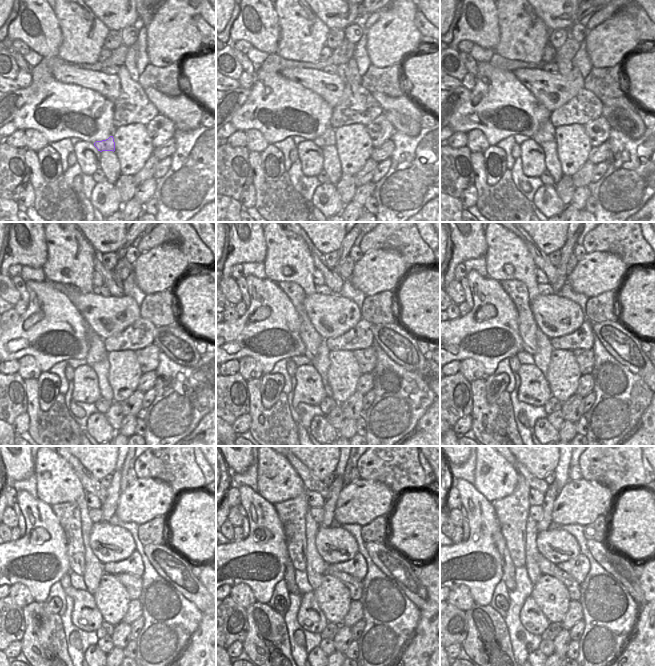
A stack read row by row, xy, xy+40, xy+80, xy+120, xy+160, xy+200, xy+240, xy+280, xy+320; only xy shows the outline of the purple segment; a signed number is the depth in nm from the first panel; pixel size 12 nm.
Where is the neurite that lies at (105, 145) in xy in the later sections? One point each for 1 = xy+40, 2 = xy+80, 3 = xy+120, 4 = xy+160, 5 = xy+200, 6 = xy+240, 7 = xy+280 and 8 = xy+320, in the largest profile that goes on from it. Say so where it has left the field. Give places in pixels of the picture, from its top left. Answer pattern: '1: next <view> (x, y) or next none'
1: next xy+40 (328, 138)
2: next xy+80 (546, 132)
3: next xy+120 (97, 352)
4: next xy+160 (311, 338)
5: next xy+200 (517, 290)
6: next xy+240 (68, 514)
7: next xy+280 (292, 513)
8: next xy+320 (512, 511)

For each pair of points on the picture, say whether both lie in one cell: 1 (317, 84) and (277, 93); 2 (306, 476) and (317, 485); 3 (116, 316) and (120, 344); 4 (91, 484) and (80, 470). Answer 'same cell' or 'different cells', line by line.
1: different cells
2: same cell
3: different cells
4: same cell

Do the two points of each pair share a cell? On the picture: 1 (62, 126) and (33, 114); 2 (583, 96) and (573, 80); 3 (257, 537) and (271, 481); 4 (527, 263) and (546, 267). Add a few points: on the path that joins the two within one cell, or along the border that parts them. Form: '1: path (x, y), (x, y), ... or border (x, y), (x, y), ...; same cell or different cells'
1: path (54, 128), (48, 129), (37, 122); same cell
2: border (584, 87), (562, 105); different cells
3: border (257, 492), (273, 504); different cells
4: border (524, 244), (537, 267); different cells

